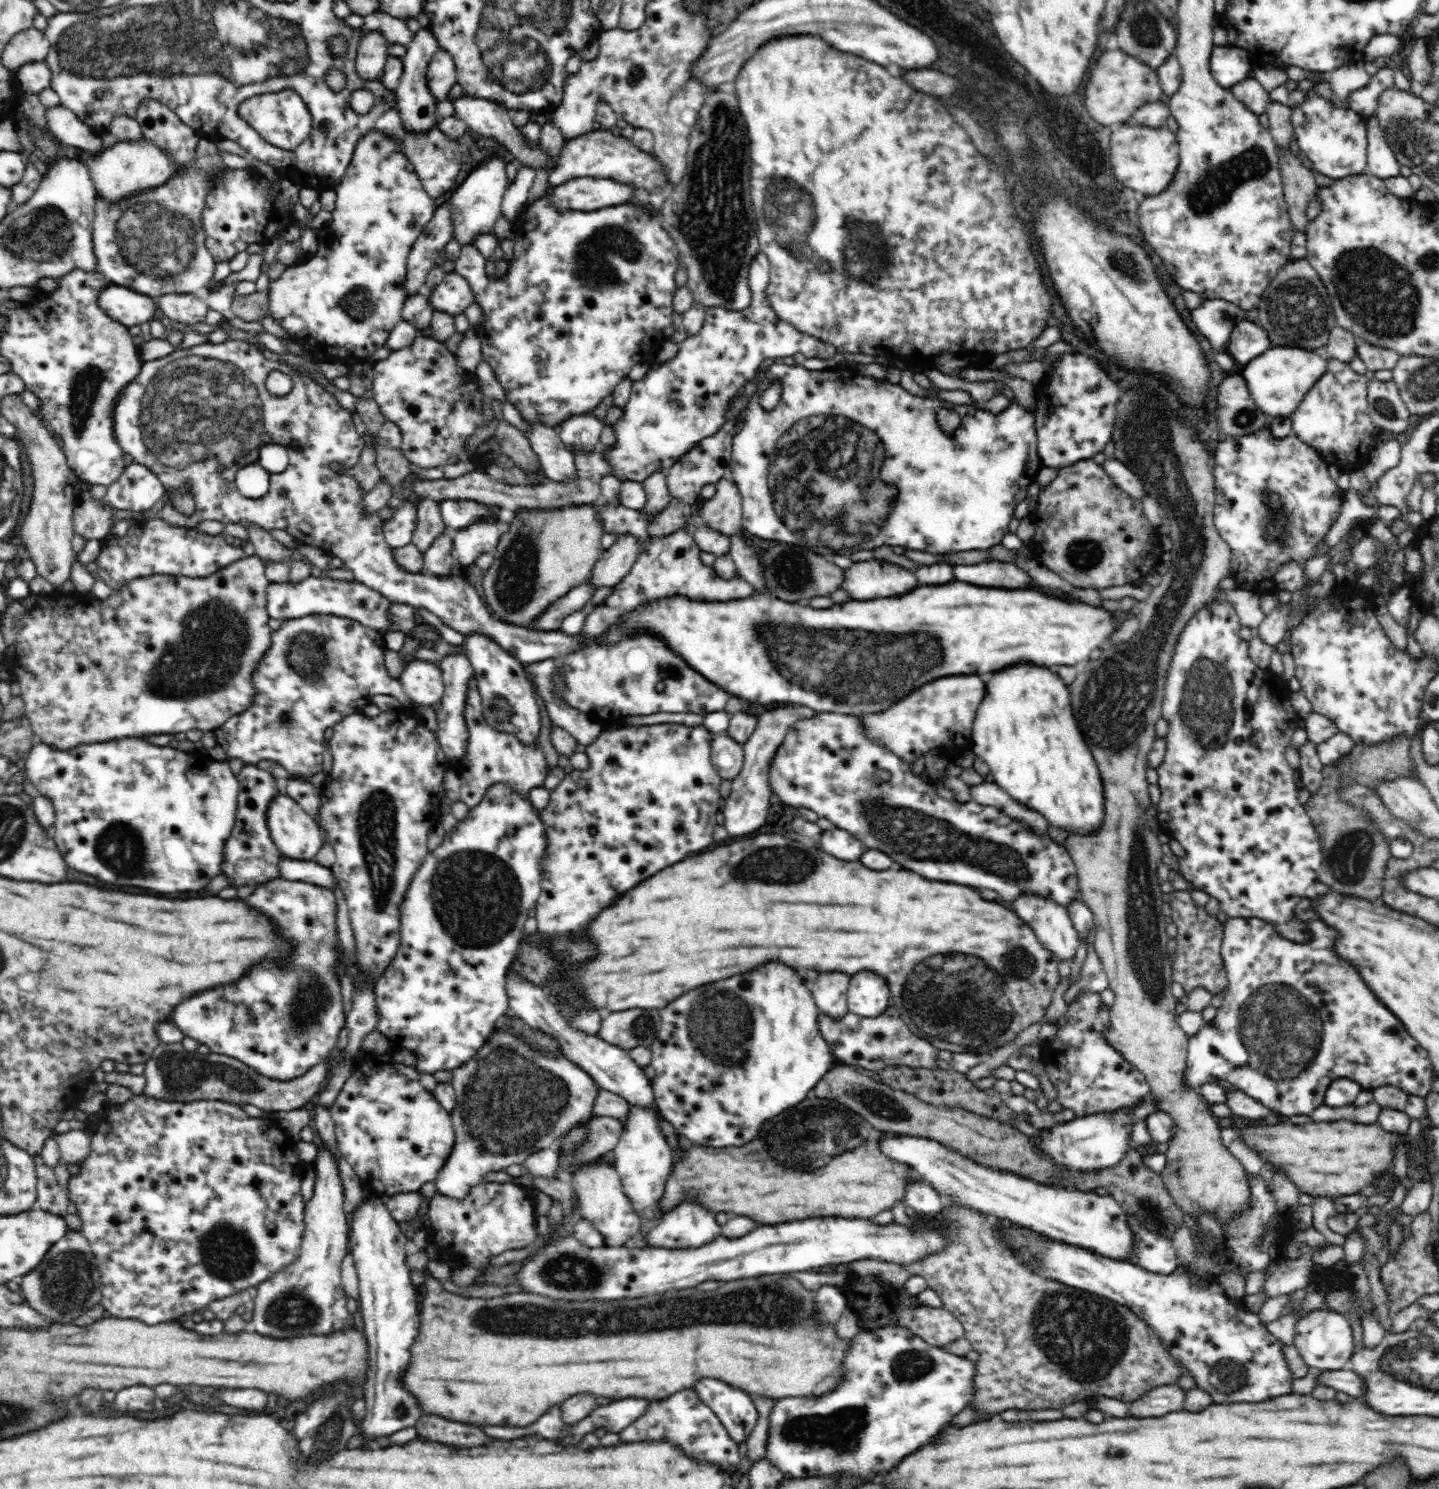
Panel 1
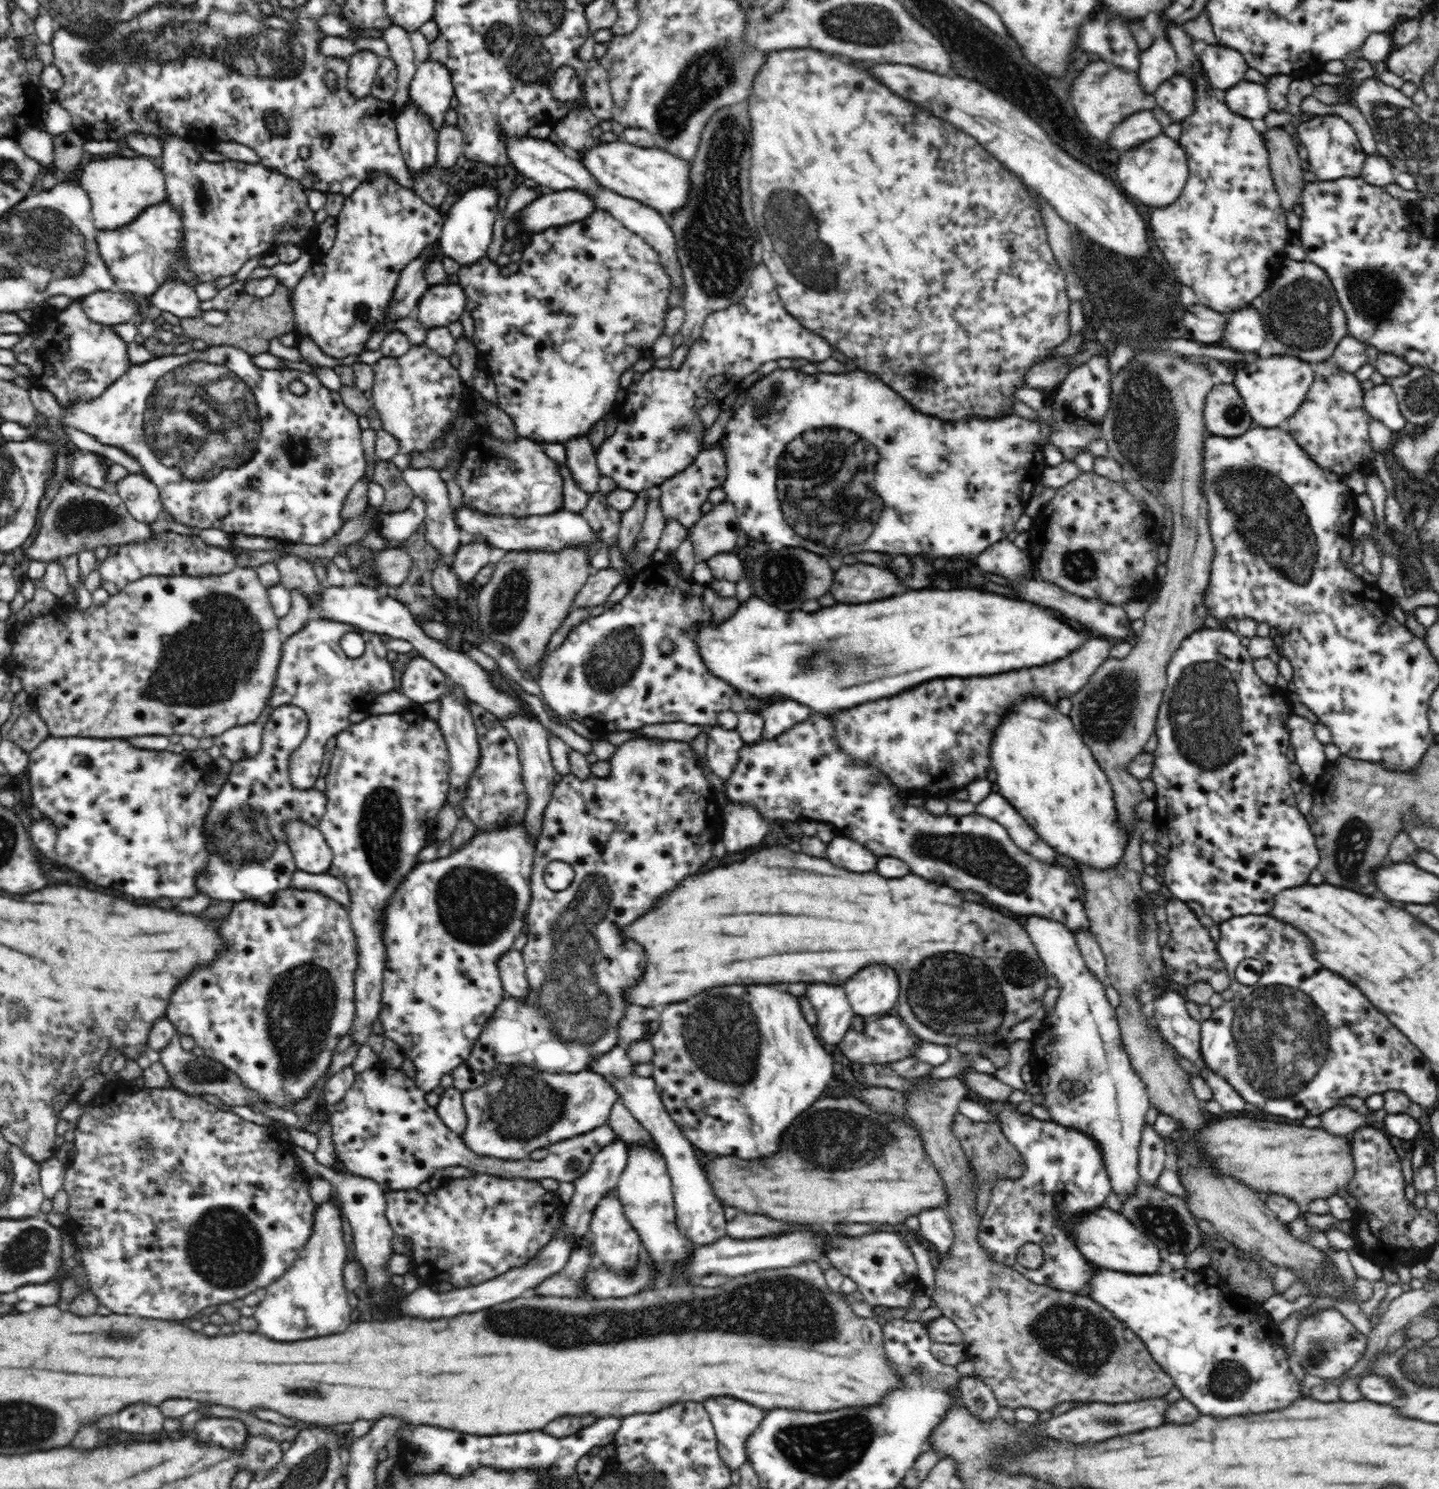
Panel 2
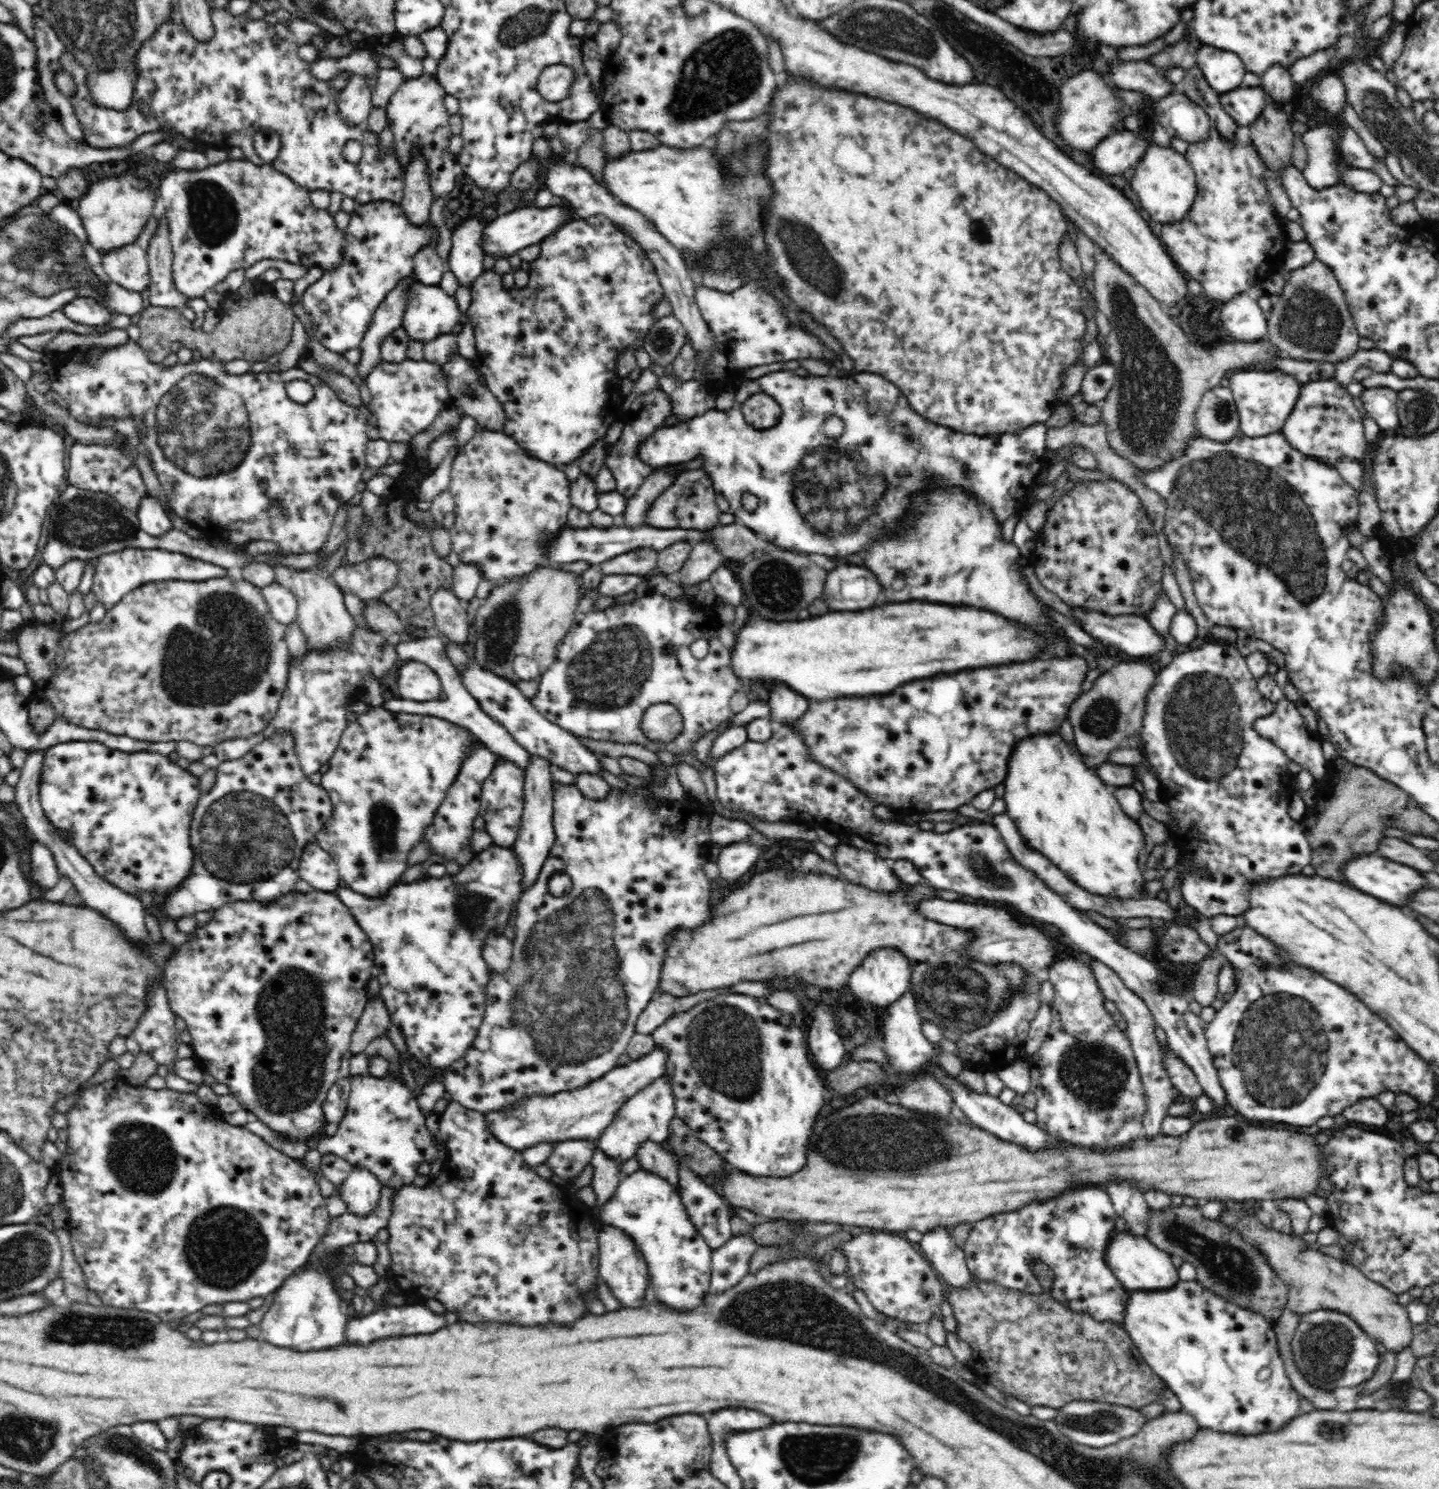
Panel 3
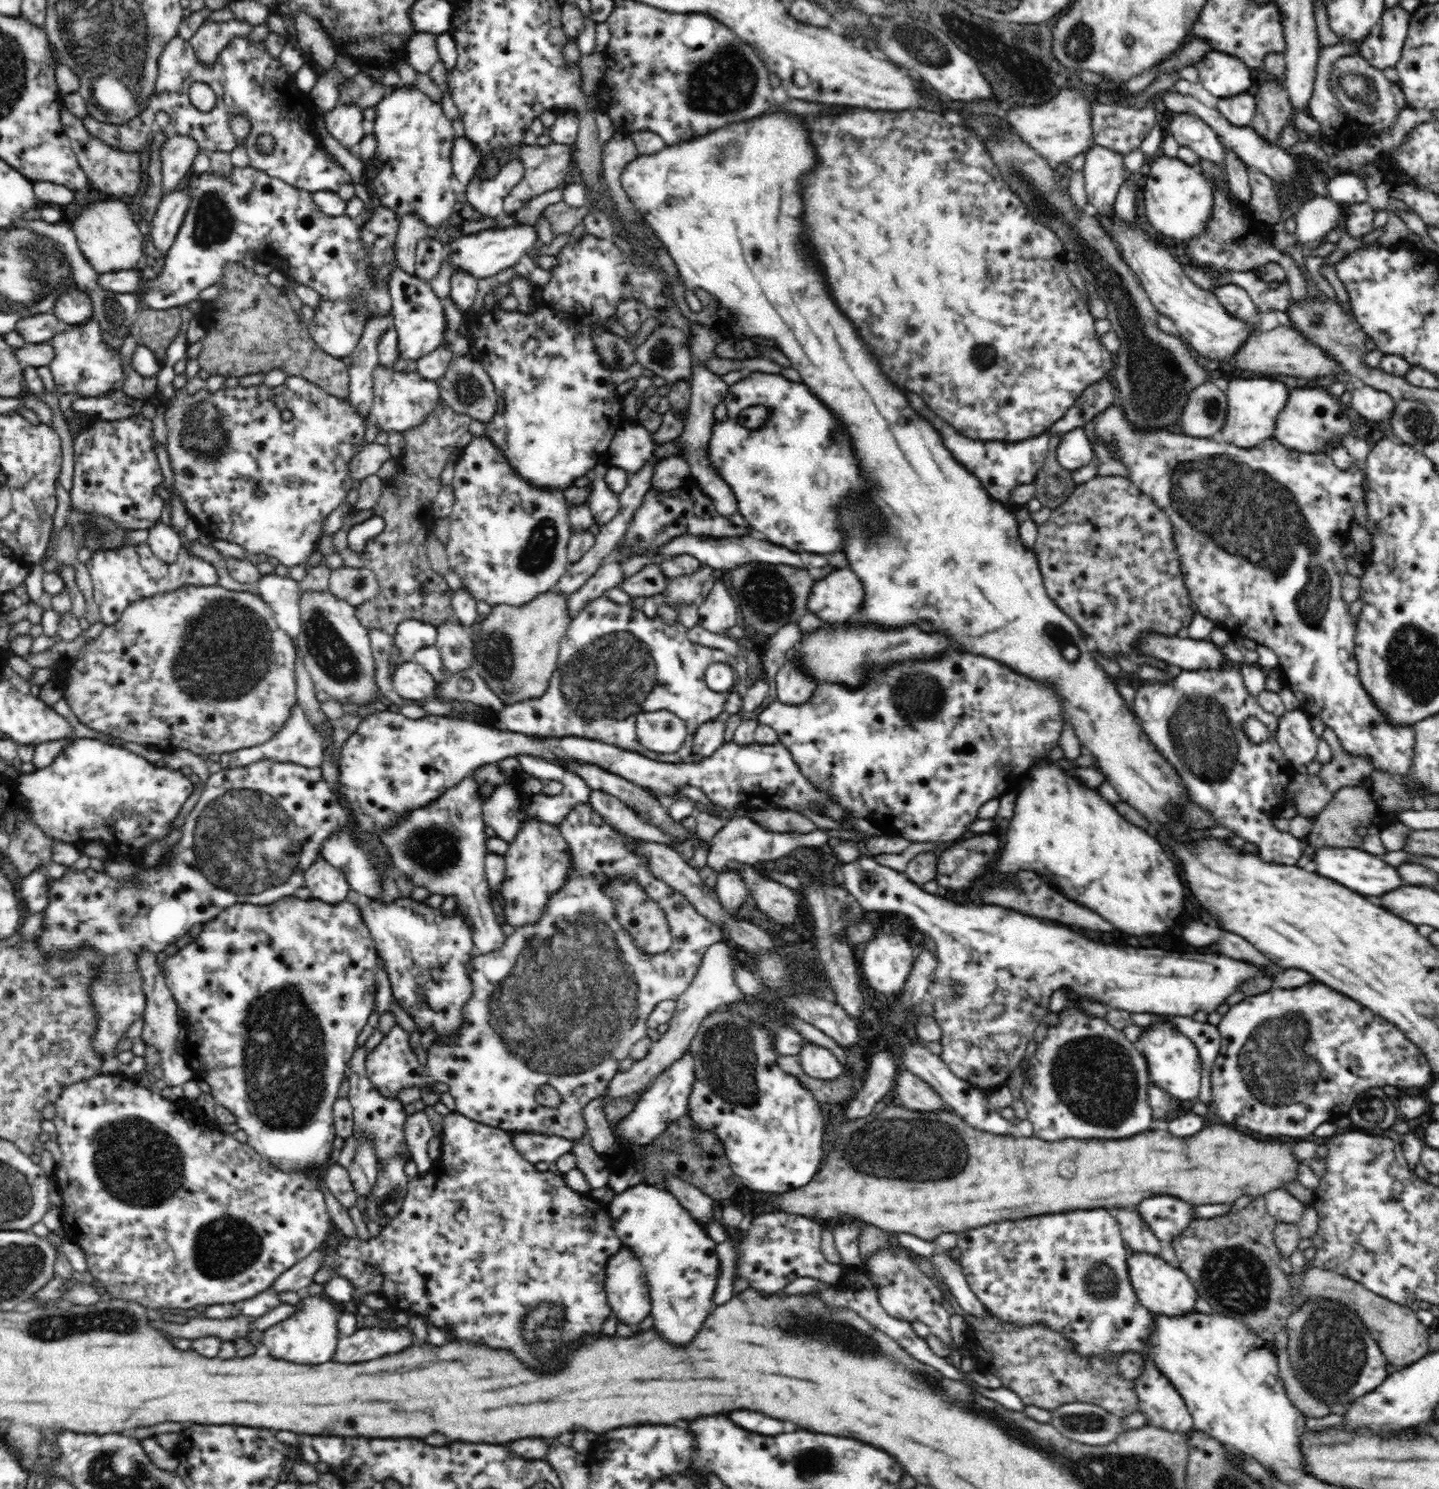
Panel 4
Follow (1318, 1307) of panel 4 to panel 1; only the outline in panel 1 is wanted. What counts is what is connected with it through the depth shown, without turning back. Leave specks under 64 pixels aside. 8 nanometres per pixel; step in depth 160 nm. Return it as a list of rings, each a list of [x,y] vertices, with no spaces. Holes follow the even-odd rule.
[[[1328,1309],[1314,1311],[1296,1322],[1293,1345],[1310,1368],[1342,1370],[1349,1366],[1355,1350],[1349,1317]]]

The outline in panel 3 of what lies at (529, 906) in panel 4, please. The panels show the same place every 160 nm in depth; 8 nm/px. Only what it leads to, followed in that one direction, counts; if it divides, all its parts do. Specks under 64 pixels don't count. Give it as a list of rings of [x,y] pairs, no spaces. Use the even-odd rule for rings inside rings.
[[[530,754],[531,762],[524,774],[524,808],[523,817],[518,829],[516,840],[513,842],[511,849],[516,855],[517,861],[521,864],[523,870],[522,886],[523,890],[528,890],[536,880],[538,874],[544,866],[544,860],[550,854],[550,848],[554,846],[556,833],[554,833],[553,825],[553,778],[552,764],[548,761]]]

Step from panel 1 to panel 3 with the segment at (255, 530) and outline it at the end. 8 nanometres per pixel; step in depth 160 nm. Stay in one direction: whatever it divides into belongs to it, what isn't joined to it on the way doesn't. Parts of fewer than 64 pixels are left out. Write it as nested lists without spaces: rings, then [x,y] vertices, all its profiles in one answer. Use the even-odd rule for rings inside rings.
[[[274,565],[275,581],[288,587],[297,600],[297,623],[310,645],[309,651],[322,653],[348,643],[353,636],[356,622],[344,604],[344,595],[335,583],[321,572],[312,569],[297,570]]]

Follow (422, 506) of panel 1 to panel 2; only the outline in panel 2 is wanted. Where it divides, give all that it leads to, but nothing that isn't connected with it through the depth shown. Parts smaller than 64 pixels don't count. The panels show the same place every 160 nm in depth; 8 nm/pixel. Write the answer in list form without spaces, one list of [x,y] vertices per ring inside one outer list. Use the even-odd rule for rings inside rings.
[[[408,468],[403,470],[403,477],[415,496],[424,499],[424,504],[426,505],[424,518],[426,541],[436,547],[444,558],[451,560],[465,536],[458,524],[456,524],[456,520],[454,520],[454,511],[450,508],[450,500],[448,499],[448,489],[446,489],[446,483],[442,480],[439,470],[434,468],[421,468],[420,470]]]

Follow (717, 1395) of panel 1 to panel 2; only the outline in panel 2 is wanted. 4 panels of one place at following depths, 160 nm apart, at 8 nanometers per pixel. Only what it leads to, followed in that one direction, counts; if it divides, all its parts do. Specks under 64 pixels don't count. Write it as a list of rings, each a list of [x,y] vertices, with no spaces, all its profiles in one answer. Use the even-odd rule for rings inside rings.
[[[734,1398],[704,1402],[712,1421],[722,1462],[732,1471],[747,1460],[745,1442],[764,1418],[764,1410]]]

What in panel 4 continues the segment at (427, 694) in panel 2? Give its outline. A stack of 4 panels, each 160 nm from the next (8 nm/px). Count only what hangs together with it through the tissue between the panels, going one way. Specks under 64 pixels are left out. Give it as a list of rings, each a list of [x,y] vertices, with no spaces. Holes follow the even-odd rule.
[[[414,660],[401,662],[392,674],[393,688],[399,697],[408,701],[421,701],[432,696],[438,682]]]

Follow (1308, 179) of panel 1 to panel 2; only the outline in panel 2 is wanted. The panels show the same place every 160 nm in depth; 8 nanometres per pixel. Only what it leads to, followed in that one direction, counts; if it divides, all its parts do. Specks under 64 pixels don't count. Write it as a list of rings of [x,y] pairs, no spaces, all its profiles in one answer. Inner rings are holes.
[[[1281,127],[1268,129],[1263,137],[1269,152],[1274,187],[1283,208],[1290,211],[1295,204],[1300,204],[1302,188],[1307,183],[1296,143],[1292,135]]]

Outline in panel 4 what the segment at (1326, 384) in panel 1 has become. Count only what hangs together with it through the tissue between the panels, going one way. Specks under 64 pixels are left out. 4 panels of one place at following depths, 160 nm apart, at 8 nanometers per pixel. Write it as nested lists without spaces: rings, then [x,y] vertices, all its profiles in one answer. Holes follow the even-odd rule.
[[[1300,385],[1290,391],[1287,403],[1281,408],[1274,430],[1274,440],[1292,450],[1305,453],[1330,452],[1339,446],[1337,442],[1344,435],[1352,435],[1352,424],[1348,413],[1342,412],[1339,398],[1326,392],[1324,387]]]

